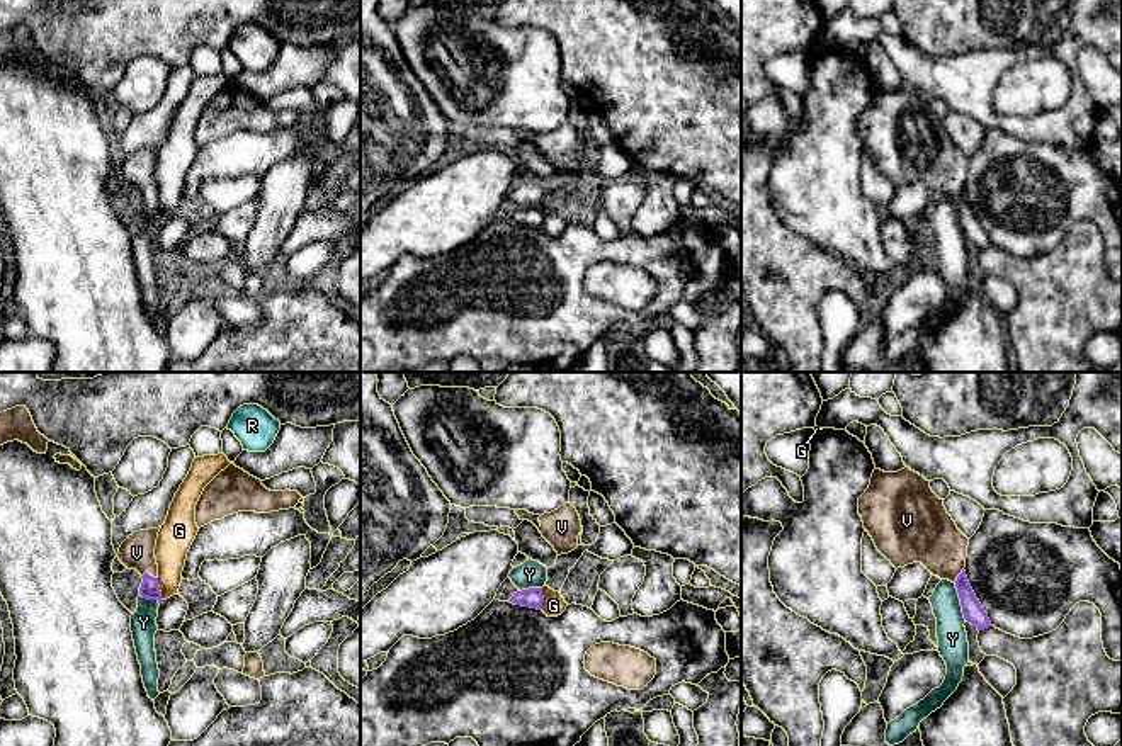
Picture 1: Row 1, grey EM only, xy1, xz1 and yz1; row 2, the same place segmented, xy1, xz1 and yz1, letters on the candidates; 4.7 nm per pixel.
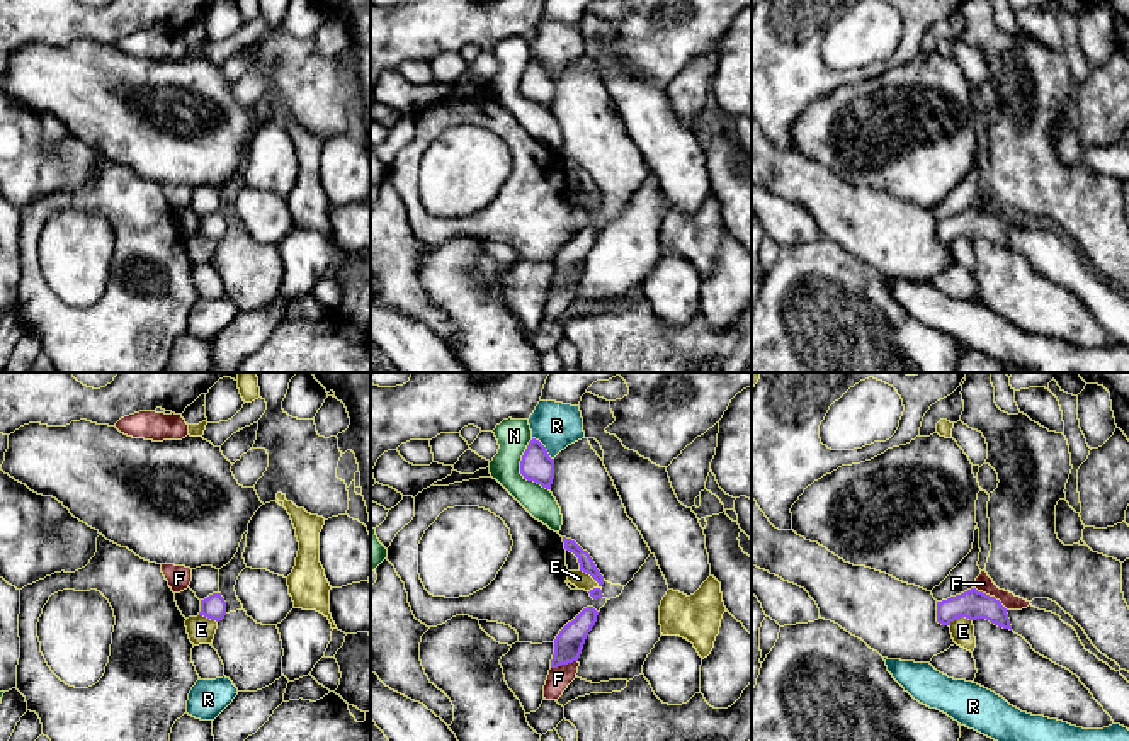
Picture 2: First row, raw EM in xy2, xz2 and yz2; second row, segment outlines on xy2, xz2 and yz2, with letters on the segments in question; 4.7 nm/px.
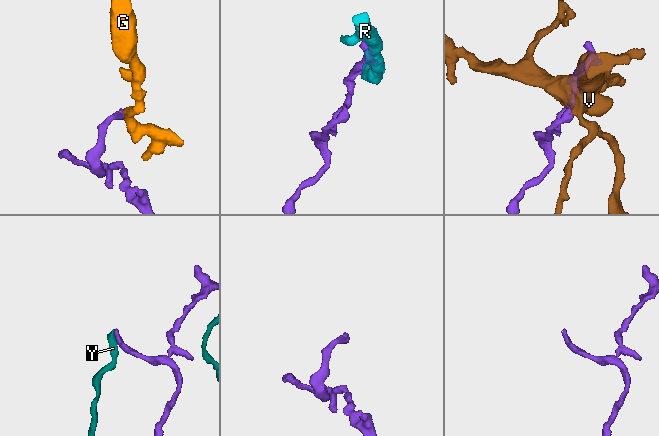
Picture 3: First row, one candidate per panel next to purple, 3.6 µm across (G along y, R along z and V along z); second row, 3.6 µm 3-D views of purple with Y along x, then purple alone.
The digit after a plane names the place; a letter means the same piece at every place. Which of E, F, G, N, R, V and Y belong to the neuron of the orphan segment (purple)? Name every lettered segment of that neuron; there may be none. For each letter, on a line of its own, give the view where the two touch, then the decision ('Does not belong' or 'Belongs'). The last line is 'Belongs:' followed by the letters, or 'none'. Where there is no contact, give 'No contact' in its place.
E: Touches purple in xz2. Does not belong
F: Touches purple in yz2. Does not belong
G: Touches purple in xy1. Does not belong
N: Touches purple in xz2. Does not belong
R: Touches purple in xz2. Does not belong
V: Touches purple in xy1. Belongs
Y: Touches purple in yz1. Does not belong
Belongs: V

